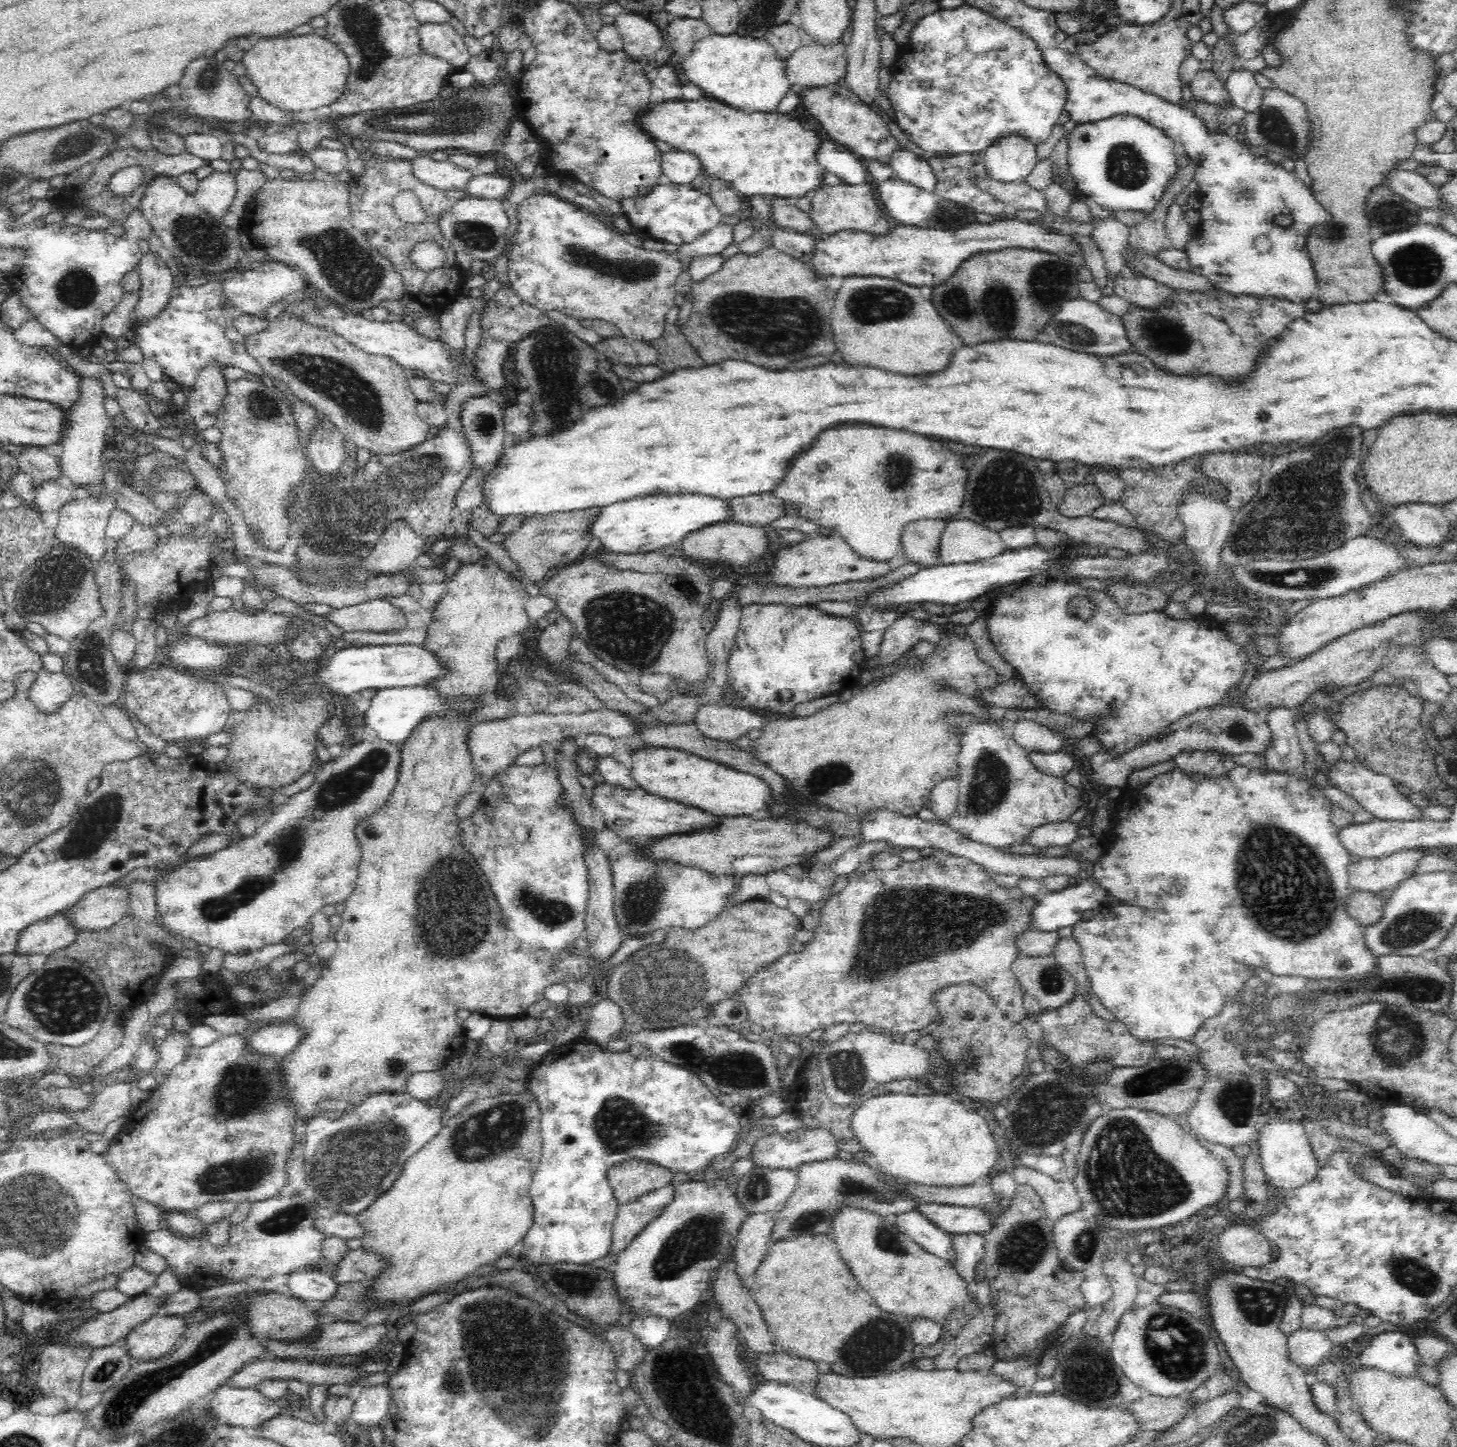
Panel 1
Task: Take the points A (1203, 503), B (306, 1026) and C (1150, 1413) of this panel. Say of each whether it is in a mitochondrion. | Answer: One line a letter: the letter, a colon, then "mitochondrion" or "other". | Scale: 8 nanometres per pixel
A: other
B: other
C: other

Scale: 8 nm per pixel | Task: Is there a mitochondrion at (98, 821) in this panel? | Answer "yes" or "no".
yes

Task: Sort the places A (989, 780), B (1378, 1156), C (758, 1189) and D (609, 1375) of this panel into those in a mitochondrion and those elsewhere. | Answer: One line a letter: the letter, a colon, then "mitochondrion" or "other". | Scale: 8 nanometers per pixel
A: mitochondrion
B: other
C: mitochondrion
D: other

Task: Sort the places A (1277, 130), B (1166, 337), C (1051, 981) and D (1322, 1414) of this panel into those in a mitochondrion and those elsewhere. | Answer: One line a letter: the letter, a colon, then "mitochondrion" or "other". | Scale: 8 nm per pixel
A: mitochondrion
B: mitochondrion
C: mitochondrion
D: other

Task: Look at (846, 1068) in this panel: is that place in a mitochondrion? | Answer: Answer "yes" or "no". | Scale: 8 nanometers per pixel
yes

